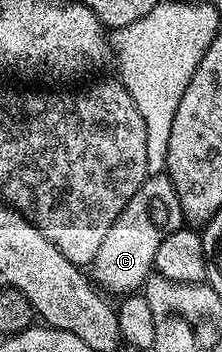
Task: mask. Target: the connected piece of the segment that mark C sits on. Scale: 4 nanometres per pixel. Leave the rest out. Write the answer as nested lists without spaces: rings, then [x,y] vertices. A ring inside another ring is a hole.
[[[168,174],[147,176],[140,189],[113,222],[90,266],[93,282],[105,292],[124,295],[139,290],[150,277],[156,252],[165,237],[183,228],[185,215]]]

